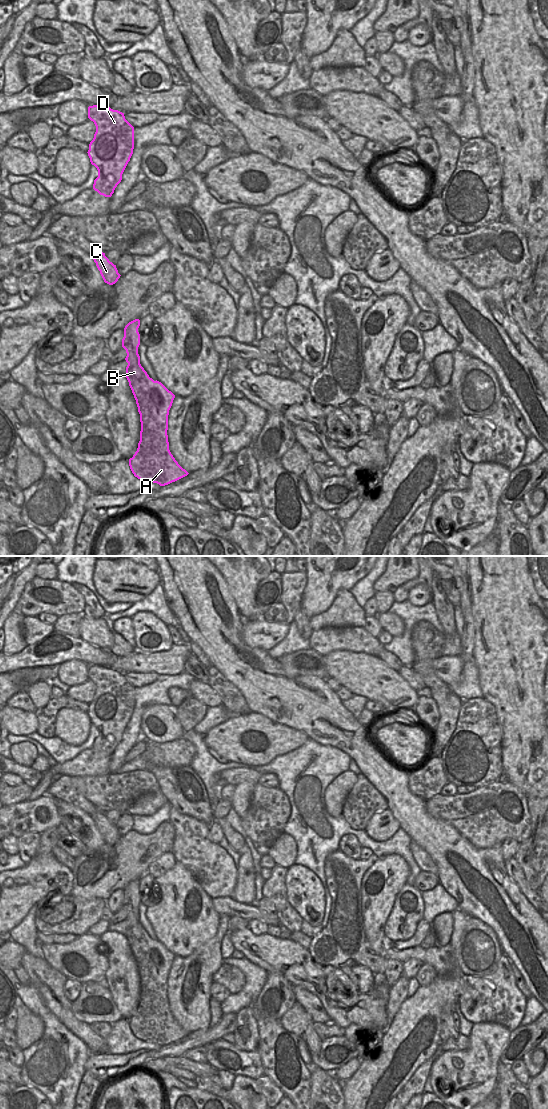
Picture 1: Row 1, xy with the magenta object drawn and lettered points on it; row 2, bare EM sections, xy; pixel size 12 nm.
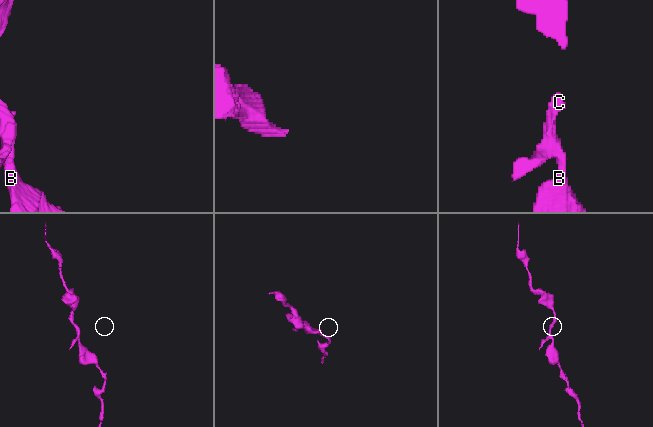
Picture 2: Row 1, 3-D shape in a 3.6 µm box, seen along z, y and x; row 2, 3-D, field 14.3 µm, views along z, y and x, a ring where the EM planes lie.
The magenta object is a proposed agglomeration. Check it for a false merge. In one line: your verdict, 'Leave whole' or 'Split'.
Leave whole.

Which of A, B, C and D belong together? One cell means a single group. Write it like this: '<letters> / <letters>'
A B C D

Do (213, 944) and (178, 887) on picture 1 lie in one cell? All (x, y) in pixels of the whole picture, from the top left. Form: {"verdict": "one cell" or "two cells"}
{"verdict": "two cells"}

